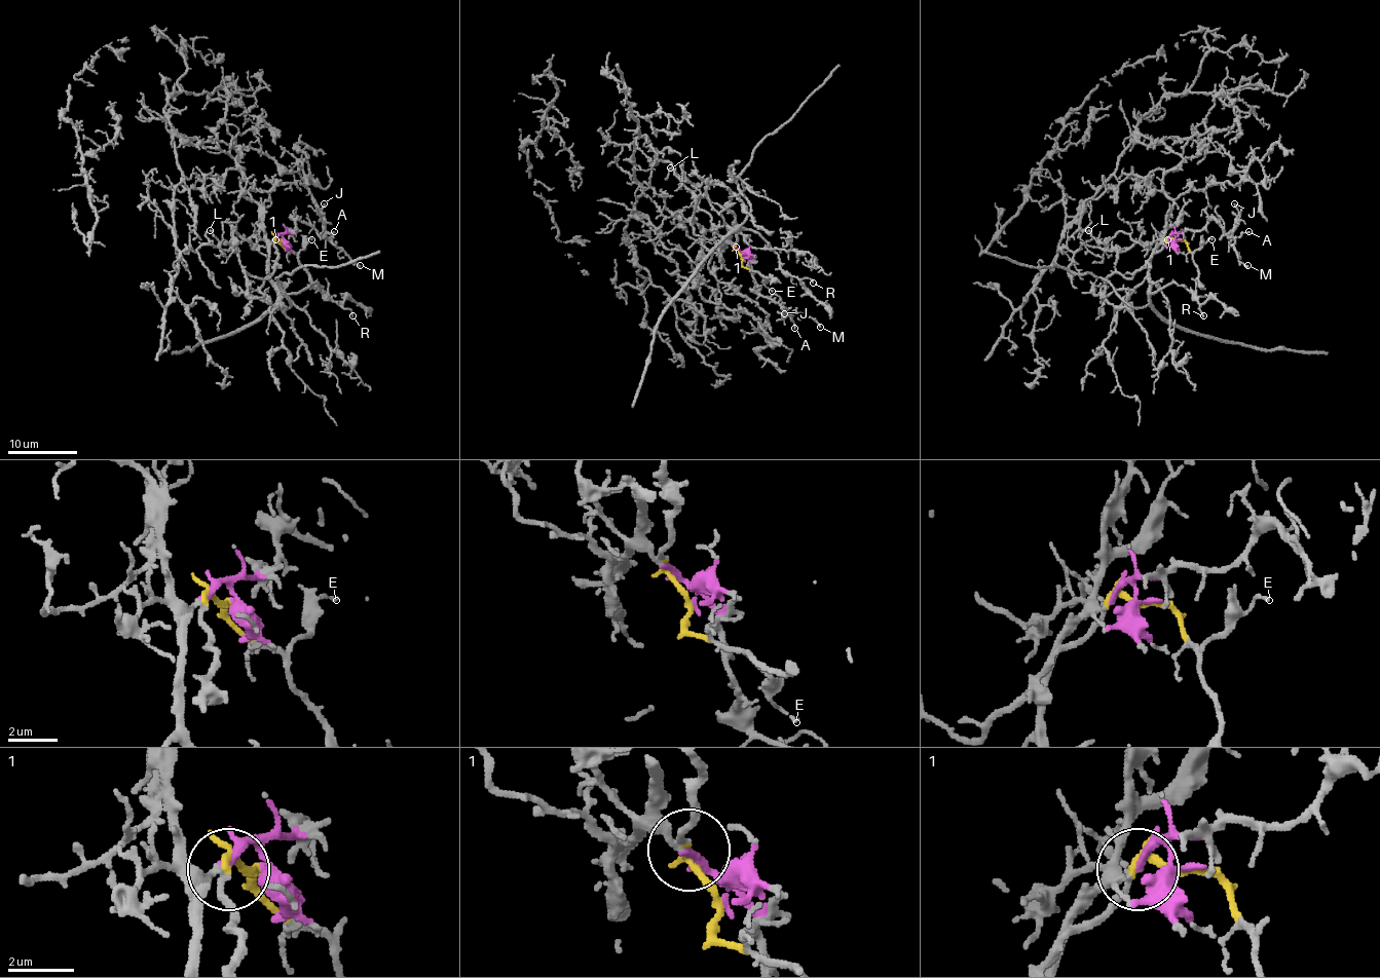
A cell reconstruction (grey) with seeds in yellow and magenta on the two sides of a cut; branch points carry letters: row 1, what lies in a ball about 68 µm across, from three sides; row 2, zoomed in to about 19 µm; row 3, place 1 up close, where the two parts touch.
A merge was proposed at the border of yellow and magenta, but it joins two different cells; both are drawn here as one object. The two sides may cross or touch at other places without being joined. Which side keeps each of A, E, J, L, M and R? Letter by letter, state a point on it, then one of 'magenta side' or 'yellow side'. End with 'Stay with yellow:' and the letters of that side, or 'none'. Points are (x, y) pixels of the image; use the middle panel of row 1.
A: at (794, 328); magenta side
E: at (772, 291); yellow side
J: at (784, 313); magenta side
L: at (670, 167); yellow side
M: at (820, 327); magenta side
R: at (813, 283); magenta side
Stay with yellow: E, L

